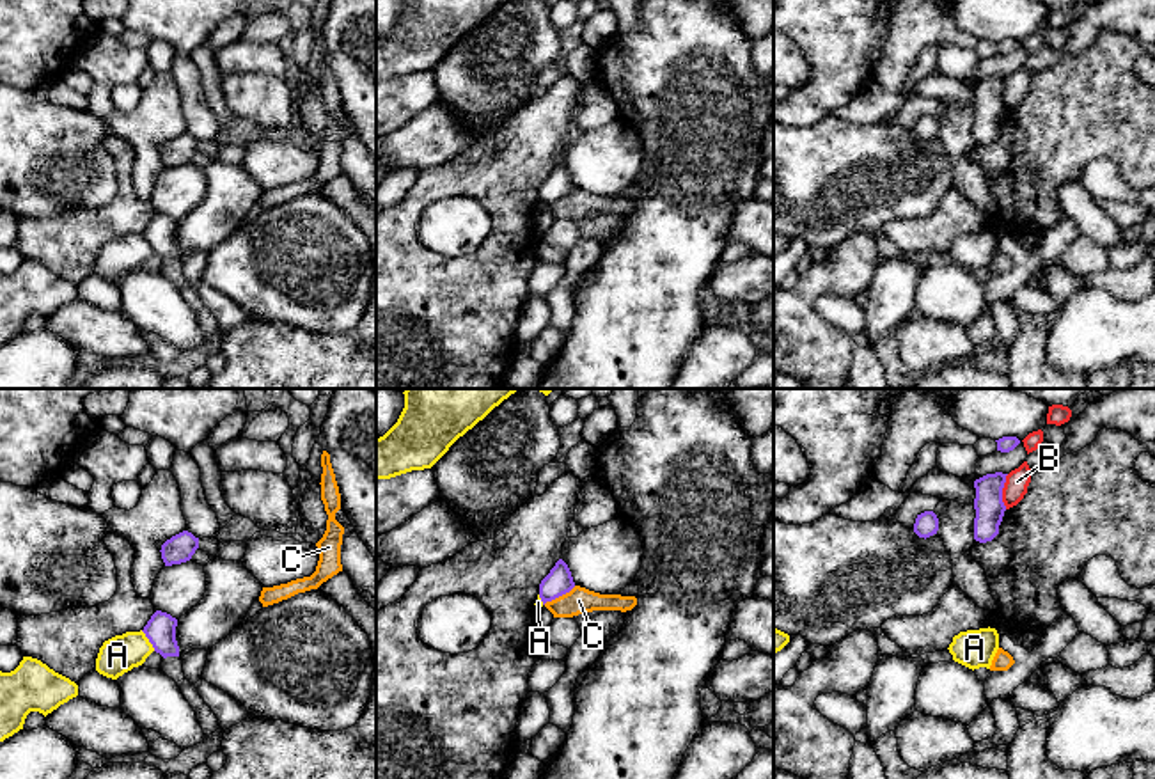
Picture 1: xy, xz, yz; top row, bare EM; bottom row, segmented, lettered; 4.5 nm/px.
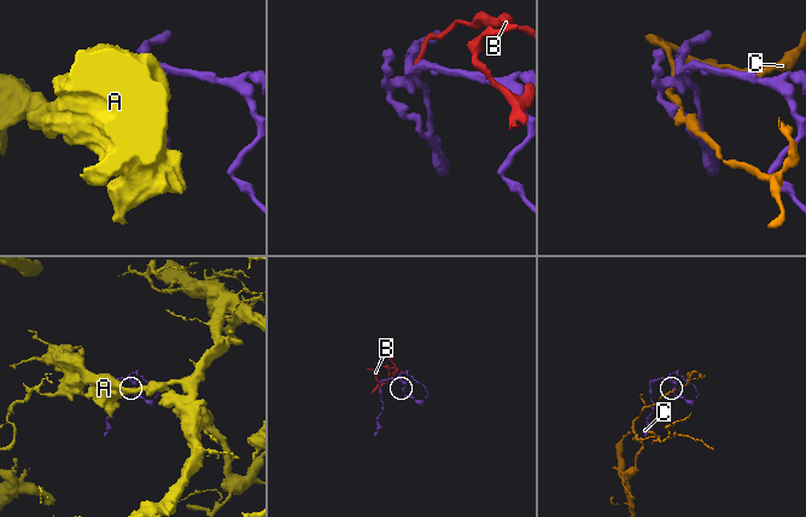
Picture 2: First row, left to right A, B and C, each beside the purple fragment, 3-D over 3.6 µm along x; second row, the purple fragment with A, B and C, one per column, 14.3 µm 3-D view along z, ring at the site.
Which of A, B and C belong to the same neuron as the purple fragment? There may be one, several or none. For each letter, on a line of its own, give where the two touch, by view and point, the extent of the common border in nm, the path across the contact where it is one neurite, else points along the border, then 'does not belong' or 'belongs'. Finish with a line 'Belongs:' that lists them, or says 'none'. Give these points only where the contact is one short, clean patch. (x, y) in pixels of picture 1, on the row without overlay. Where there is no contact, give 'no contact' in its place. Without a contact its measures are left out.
A: xy (149, 243) | 120 nm | along xy (141, 233), (155, 252) | does not belong
B: yz (1001, 94) | 160 nm | does not belong
C: xz (559, 197) | 170 nm | along xz (575, 188), (543, 206) | does not belong
Belongs: none

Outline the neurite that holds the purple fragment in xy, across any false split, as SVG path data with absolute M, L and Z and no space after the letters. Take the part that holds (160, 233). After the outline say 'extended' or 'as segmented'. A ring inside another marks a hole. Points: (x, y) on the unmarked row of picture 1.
M156 213L142 232L153 247L154 254L160 256L163 261L179 259L176 229L176 220L167 215Z; as segmented

